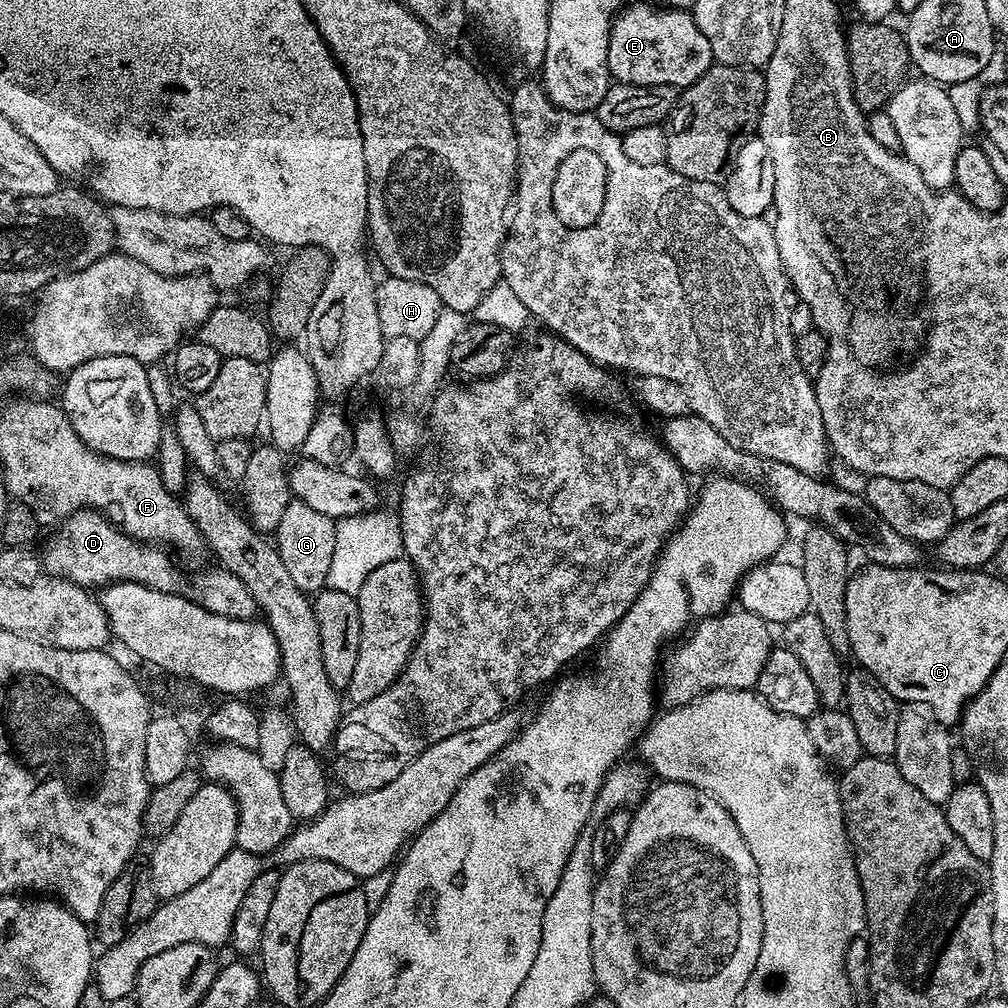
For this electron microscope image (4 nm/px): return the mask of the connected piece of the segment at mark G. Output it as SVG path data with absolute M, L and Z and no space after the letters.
M293 499L282 513L282 522L278 522L274 533L274 543L282 558L290 579L298 585L298 590L306 594L315 594L325 587L330 574L330 561L334 558L336 541L336 521L318 514L318 510L306 506L306 502Z

